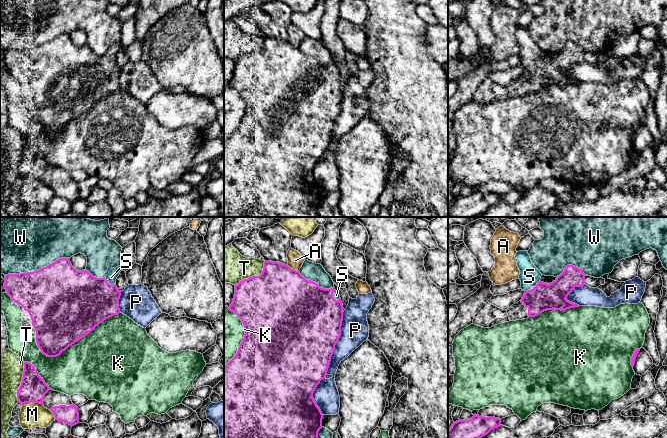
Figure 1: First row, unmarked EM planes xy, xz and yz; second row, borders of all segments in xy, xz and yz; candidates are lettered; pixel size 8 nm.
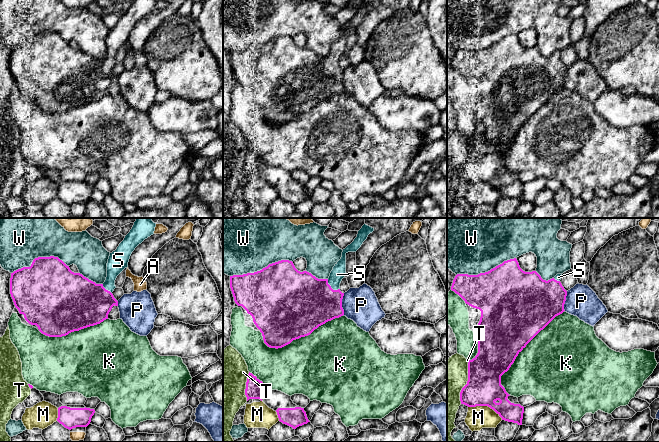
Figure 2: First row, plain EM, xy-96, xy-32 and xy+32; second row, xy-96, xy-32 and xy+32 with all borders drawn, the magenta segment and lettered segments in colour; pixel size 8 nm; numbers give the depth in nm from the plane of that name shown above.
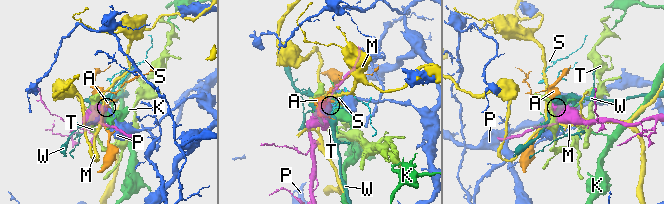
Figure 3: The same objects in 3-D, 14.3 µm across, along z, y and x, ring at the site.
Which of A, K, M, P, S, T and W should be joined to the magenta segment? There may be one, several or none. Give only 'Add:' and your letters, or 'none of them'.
Add: S

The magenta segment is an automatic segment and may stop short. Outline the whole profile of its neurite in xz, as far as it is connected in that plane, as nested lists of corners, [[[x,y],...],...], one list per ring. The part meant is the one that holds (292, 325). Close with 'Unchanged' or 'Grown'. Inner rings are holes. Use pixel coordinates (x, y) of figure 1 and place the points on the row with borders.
[[[265,261],[263,271],[259,276],[252,276],[235,285],[234,298],[228,309],[241,319],[245,335],[235,356],[224,366],[224,438],[318,438],[324,415],[317,406],[313,393],[327,375],[335,345],[341,336],[343,305],[338,291],[334,287],[321,288],[288,265]]]. Grown

